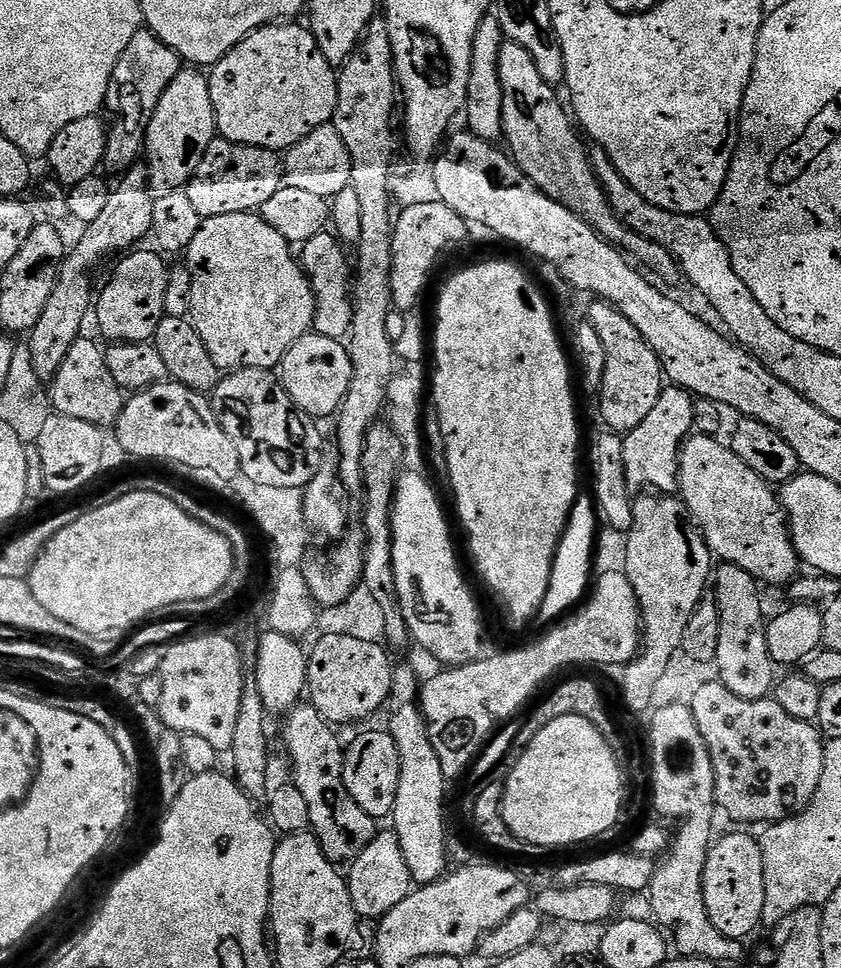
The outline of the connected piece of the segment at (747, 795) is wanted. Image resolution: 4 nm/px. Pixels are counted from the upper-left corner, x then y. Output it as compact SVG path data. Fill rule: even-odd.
M712 678L704 683L694 694L694 698L690 702L692 713L694 714L694 722L698 726L698 730L702 734L702 738L708 747L708 753L712 759L714 766L714 790L716 791L716 808L724 811L732 820L737 820L737 825L748 826L744 824L760 824L759 826L767 826L776 823L777 820L787 820L790 816L795 816L798 812L803 812L804 807L814 798L814 790L818 790L818 782L822 778L822 762L824 761L825 737L820 735L819 727L815 723L807 720L799 720L791 714L786 714L786 710L782 710L782 706L778 706L778 702L774 698L767 700L747 700L746 698L738 698L738 694L732 693L725 684L720 683L719 679Z

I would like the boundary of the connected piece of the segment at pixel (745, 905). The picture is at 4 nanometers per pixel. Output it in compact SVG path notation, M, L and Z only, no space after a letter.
M736 830L715 841L708 849L704 867L704 901L710 922L723 936L743 941L762 924L762 906L766 902L766 878L762 870L762 850L759 839Z

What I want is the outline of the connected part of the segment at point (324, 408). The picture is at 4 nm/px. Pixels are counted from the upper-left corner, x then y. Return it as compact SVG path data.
M309 334L302 337L282 358L278 375L297 409L313 418L335 417L350 390L352 363L347 347L334 338Z

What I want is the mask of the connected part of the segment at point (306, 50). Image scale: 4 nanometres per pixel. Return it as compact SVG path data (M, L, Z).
M277 22L268 24L265 28L259 28L257 32L252 32L242 42L238 42L238 46L234 46L234 50L230 50L218 63L211 65L210 75L208 76L208 85L210 86L210 102L214 102L214 114L216 115L216 131L223 139L234 142L235 144L245 144L246 146L254 146L255 148L269 148L271 152L277 154L283 153L285 150L292 148L298 142L302 142L302 138L306 138L306 134L310 134L314 130L318 130L323 124L329 123L332 115L336 112L338 106L338 72L337 69L322 54L322 50L318 46L318 42L313 38L311 31L307 27L304 28L300 22Z

